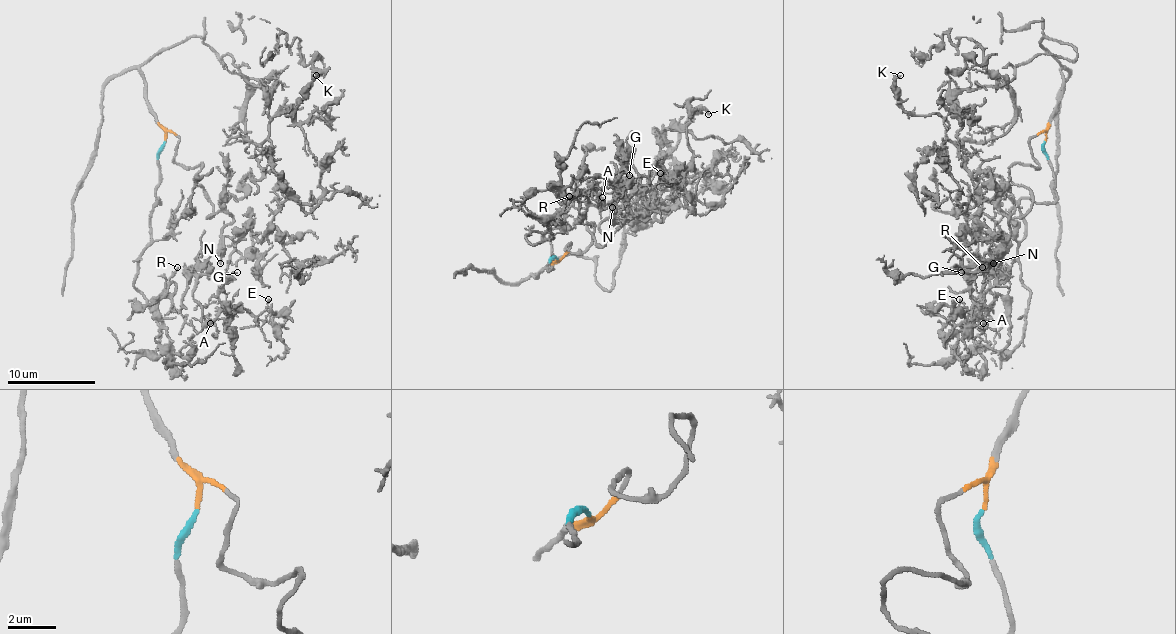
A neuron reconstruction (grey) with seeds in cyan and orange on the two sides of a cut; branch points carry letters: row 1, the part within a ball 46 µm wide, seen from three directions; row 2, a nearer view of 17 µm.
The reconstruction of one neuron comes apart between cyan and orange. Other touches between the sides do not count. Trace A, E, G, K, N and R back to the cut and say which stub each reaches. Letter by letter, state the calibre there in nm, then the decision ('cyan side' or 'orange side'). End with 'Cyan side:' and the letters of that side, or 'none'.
A: 130 nm | cyan side
E: 80 nm | cyan side
G: 190 nm | cyan side
K: 160 nm | orange side
N: 110 nm | orange side
R: 100 nm | cyan side
Cyan side: A, E, G, R

